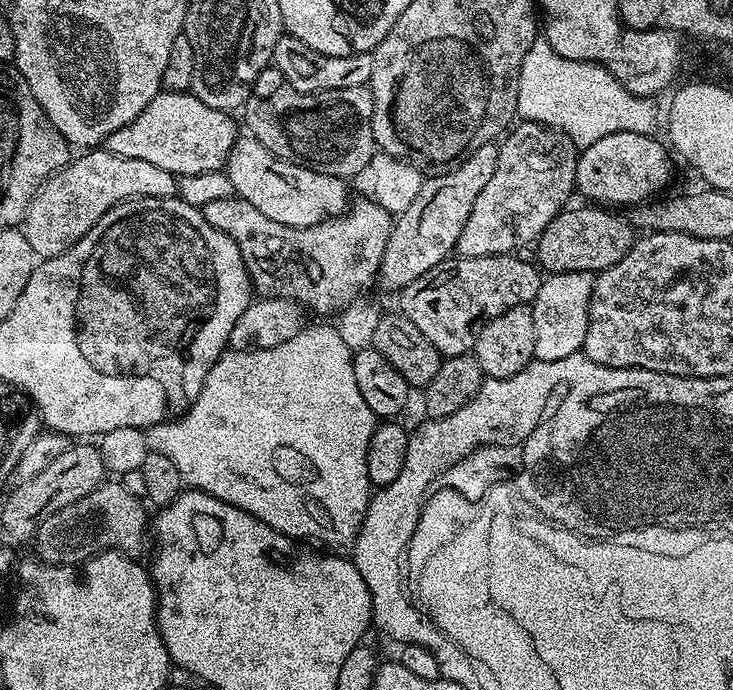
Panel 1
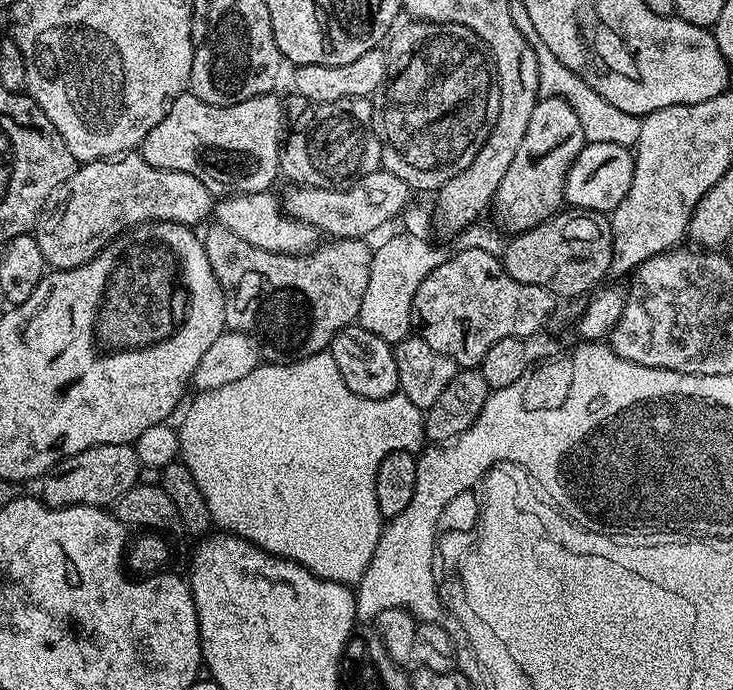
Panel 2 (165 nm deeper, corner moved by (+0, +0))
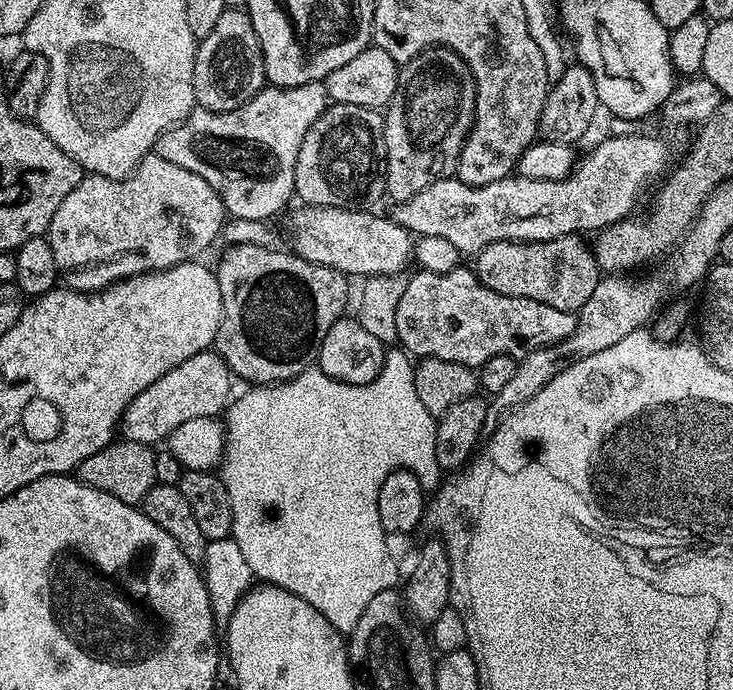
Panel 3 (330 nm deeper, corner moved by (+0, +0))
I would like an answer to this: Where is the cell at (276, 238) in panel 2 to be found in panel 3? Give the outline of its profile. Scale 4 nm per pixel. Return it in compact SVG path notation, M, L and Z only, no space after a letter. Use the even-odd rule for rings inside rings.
M305 207L292 220L295 255L343 272L349 278L394 276L403 273L414 256L414 236L395 219L375 216L372 210Z

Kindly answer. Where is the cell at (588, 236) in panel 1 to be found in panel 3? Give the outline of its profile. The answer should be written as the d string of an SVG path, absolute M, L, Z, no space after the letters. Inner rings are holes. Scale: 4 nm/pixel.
M579 235L563 236L553 240L540 240L536 244L521 244L519 240L503 240L486 246L475 253L474 271L477 278L490 290L510 298L530 298L534 302L542 302L546 306L554 306L554 310L579 313L582 306L586 306L586 298L594 294L594 286L602 279L602 273L596 261L595 251L589 241Z

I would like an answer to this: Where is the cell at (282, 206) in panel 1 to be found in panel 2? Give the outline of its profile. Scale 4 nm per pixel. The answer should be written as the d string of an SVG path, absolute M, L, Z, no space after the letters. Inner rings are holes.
M386 171L371 172L368 176L356 181L355 184L343 188L305 188L303 186L289 187L289 192L282 196L282 207L289 216L296 220L306 222L314 226L318 232L327 234L329 237L339 238L341 240L358 240L361 238L371 237L371 232L376 232L383 226L387 220L394 221L401 215L404 209L410 203L410 189L402 178Z

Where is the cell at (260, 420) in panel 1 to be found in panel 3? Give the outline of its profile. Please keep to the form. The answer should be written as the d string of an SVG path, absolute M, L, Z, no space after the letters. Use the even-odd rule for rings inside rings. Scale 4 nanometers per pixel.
M403 350L389 351L384 357L384 365L369 384L347 384L330 378L318 366L299 372L292 380L277 382L269 386L252 386L240 397L227 405L226 408L226 443L224 459L218 469L218 475L224 481L226 494L230 494L230 506L234 506L234 526L231 537L236 540L242 550L246 563L250 566L253 577L257 581L271 584L273 588L281 588L290 594L298 594L314 610L318 610L341 634L350 634L354 626L358 626L358 618L362 618L362 610L370 606L377 594L382 590L396 588L400 572L396 569L396 560L388 549L389 537L386 535L382 522L378 518L378 490L382 490L382 482L394 470L406 468L414 473L418 482L422 482L425 493L435 493L442 483L442 470L438 466L438 450L436 449L437 417L422 406L422 398L418 398L416 385L416 364L413 357Z

